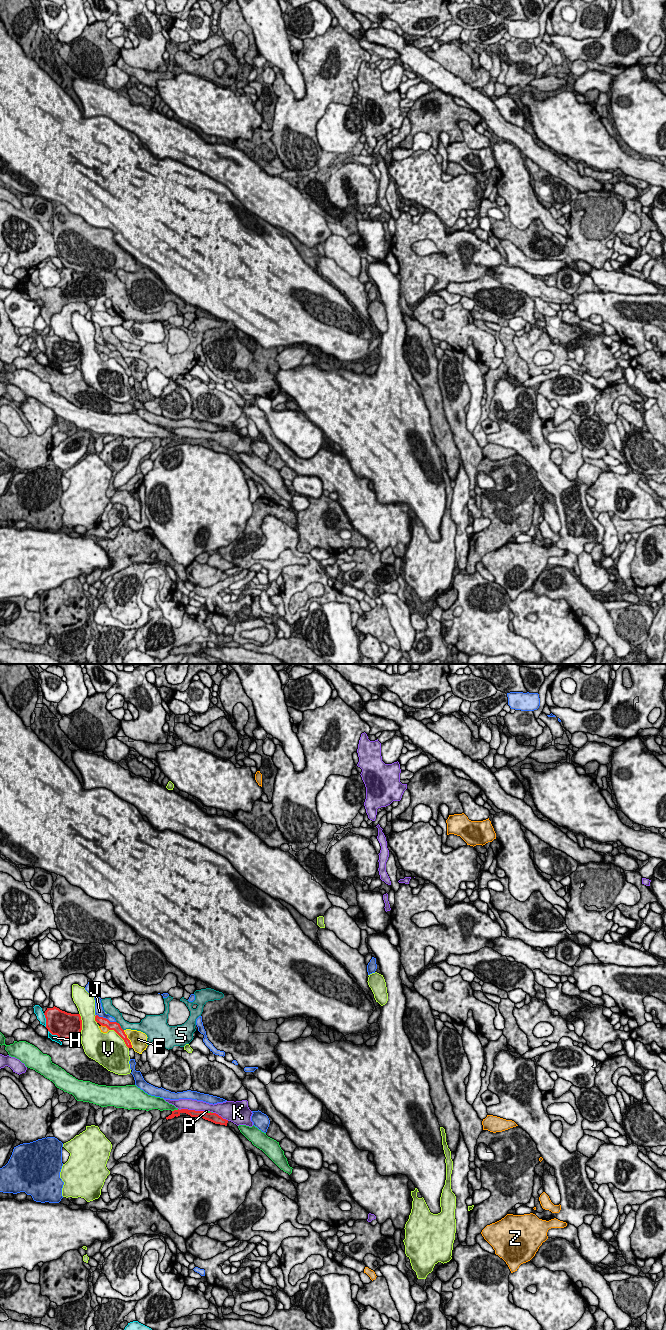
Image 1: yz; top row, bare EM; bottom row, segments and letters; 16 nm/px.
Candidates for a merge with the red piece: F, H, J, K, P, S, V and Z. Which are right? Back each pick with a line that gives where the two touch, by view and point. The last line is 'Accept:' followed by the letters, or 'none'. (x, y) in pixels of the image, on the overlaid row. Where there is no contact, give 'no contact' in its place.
Accept: none

